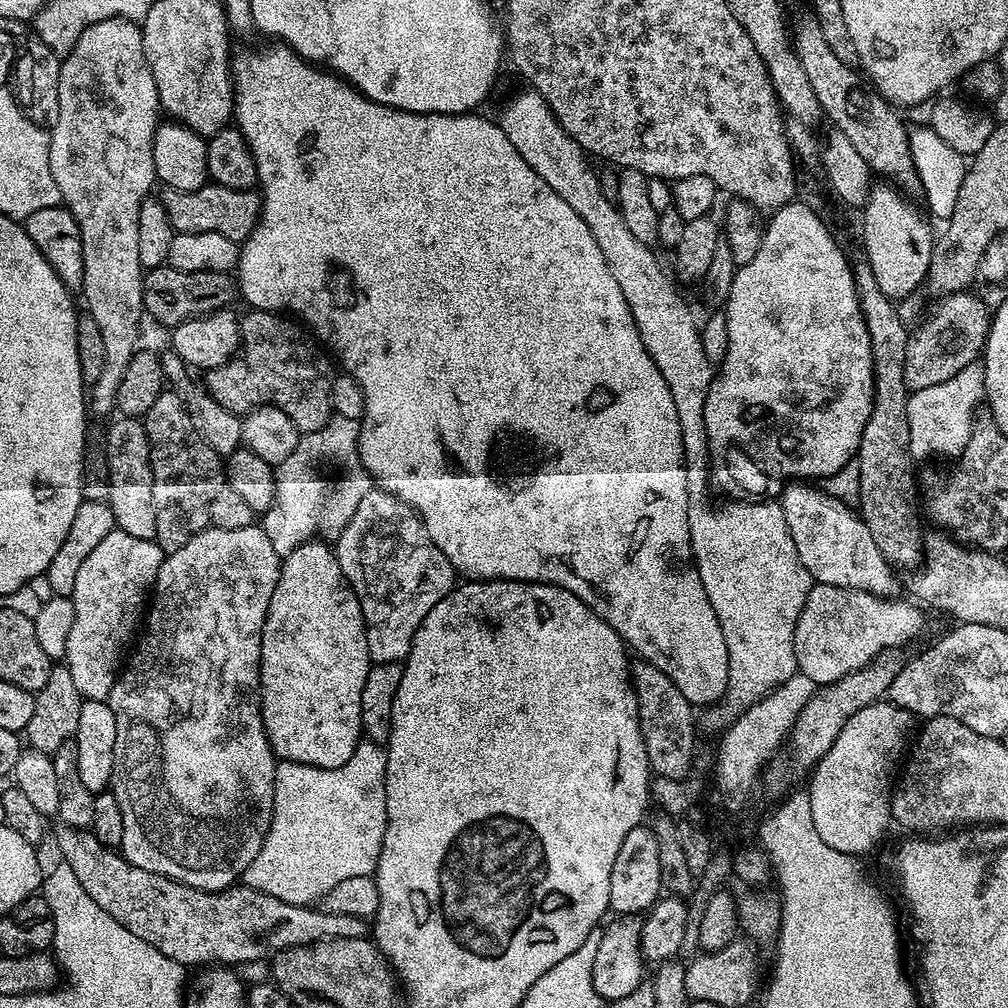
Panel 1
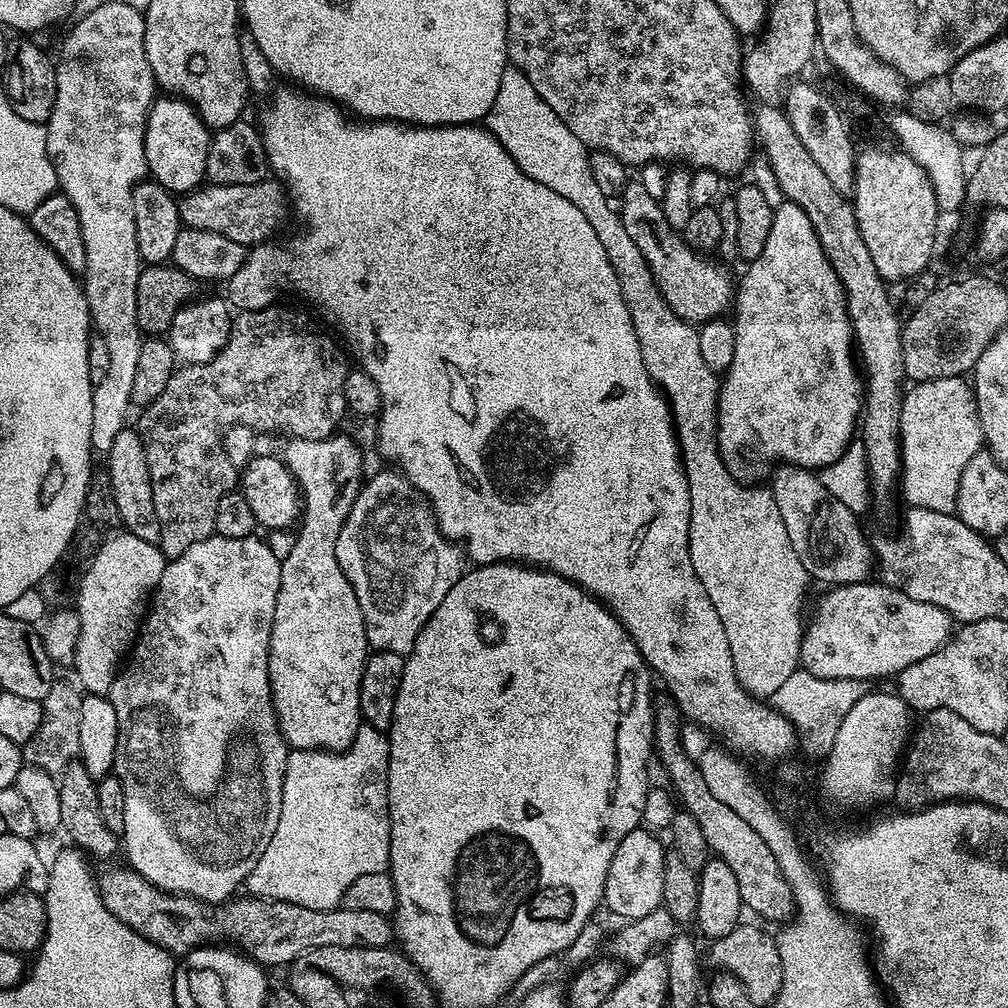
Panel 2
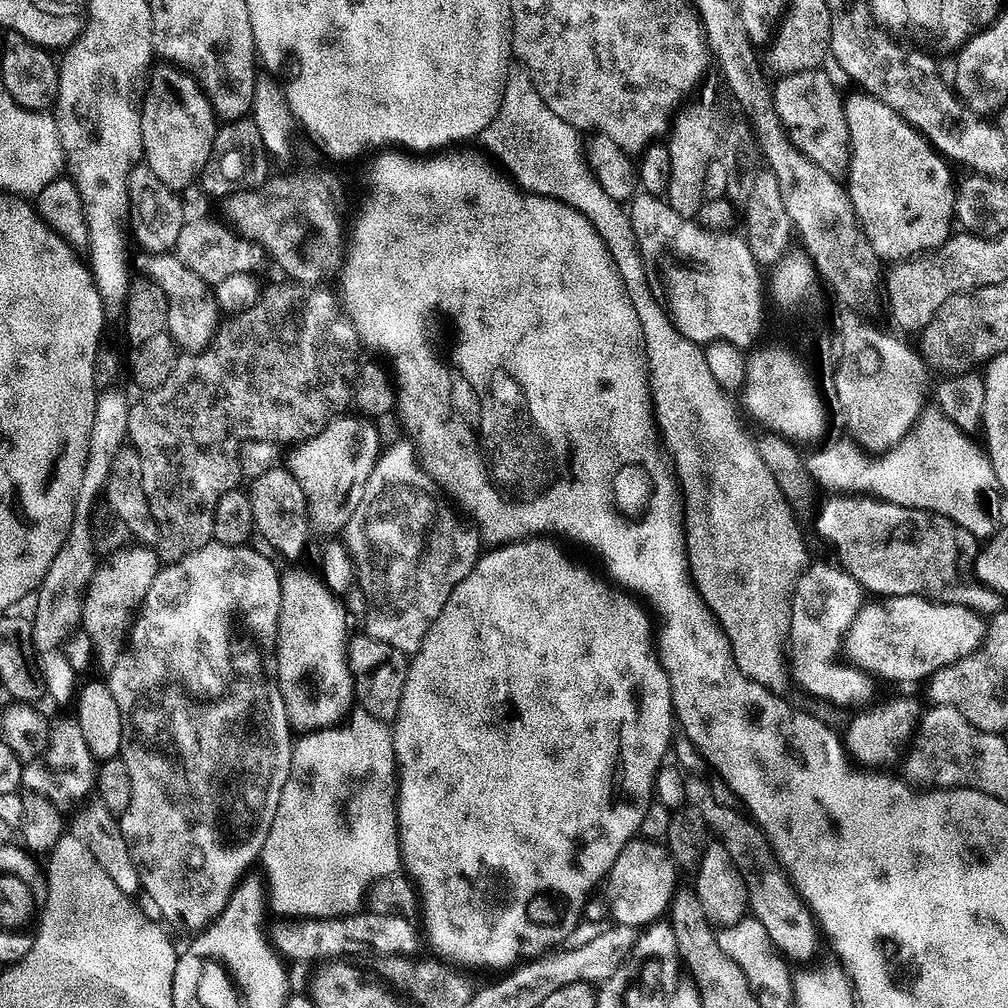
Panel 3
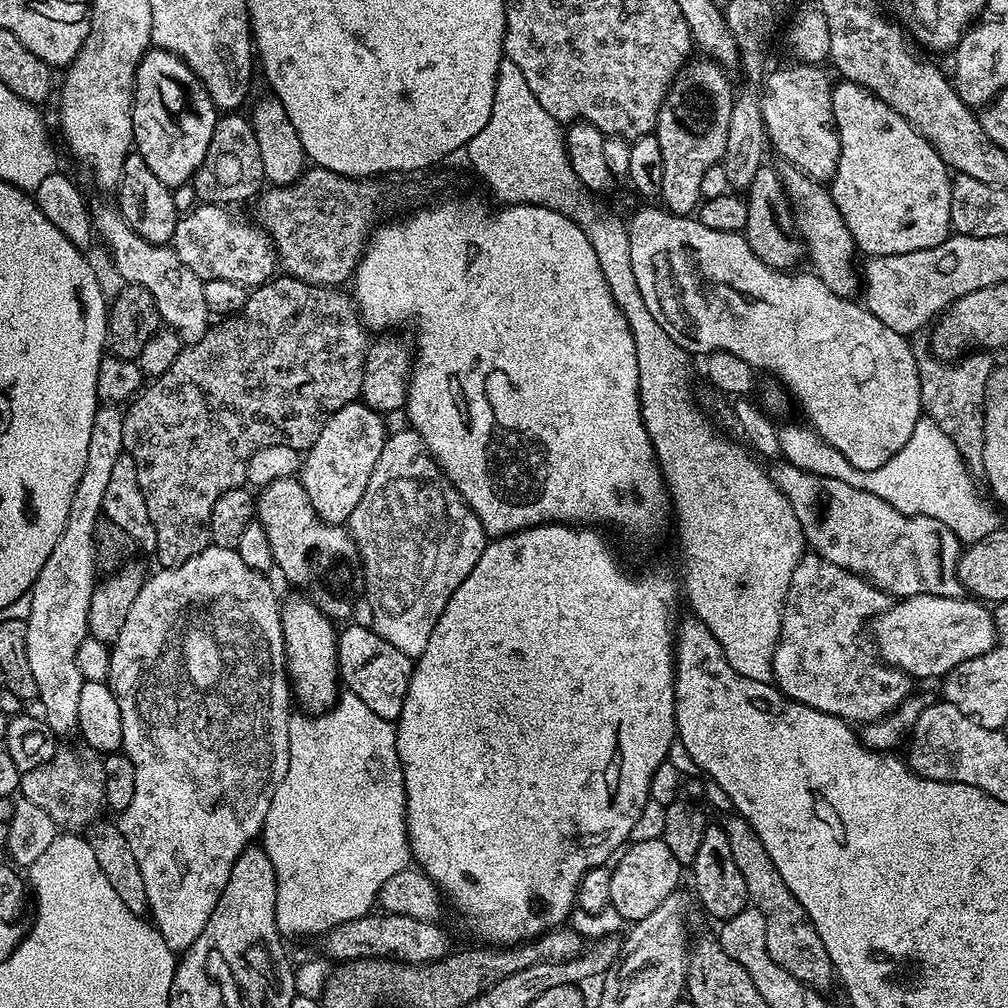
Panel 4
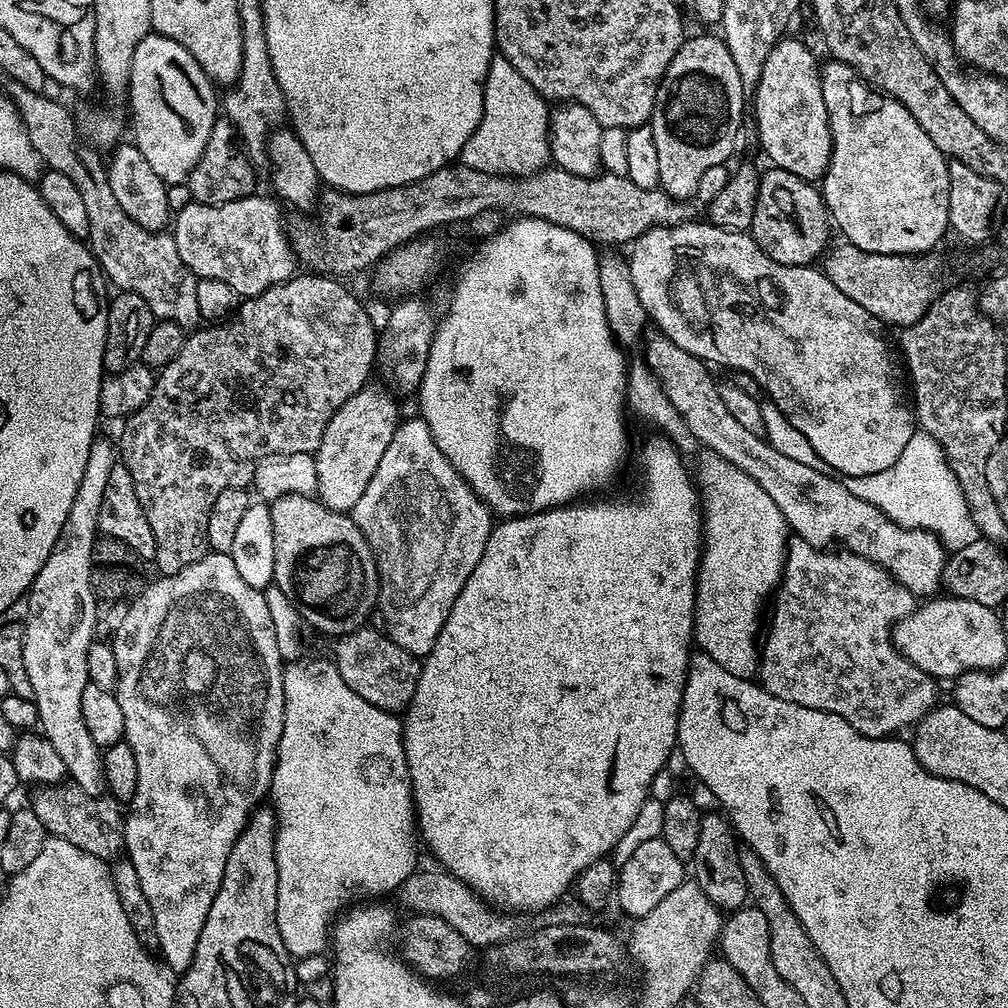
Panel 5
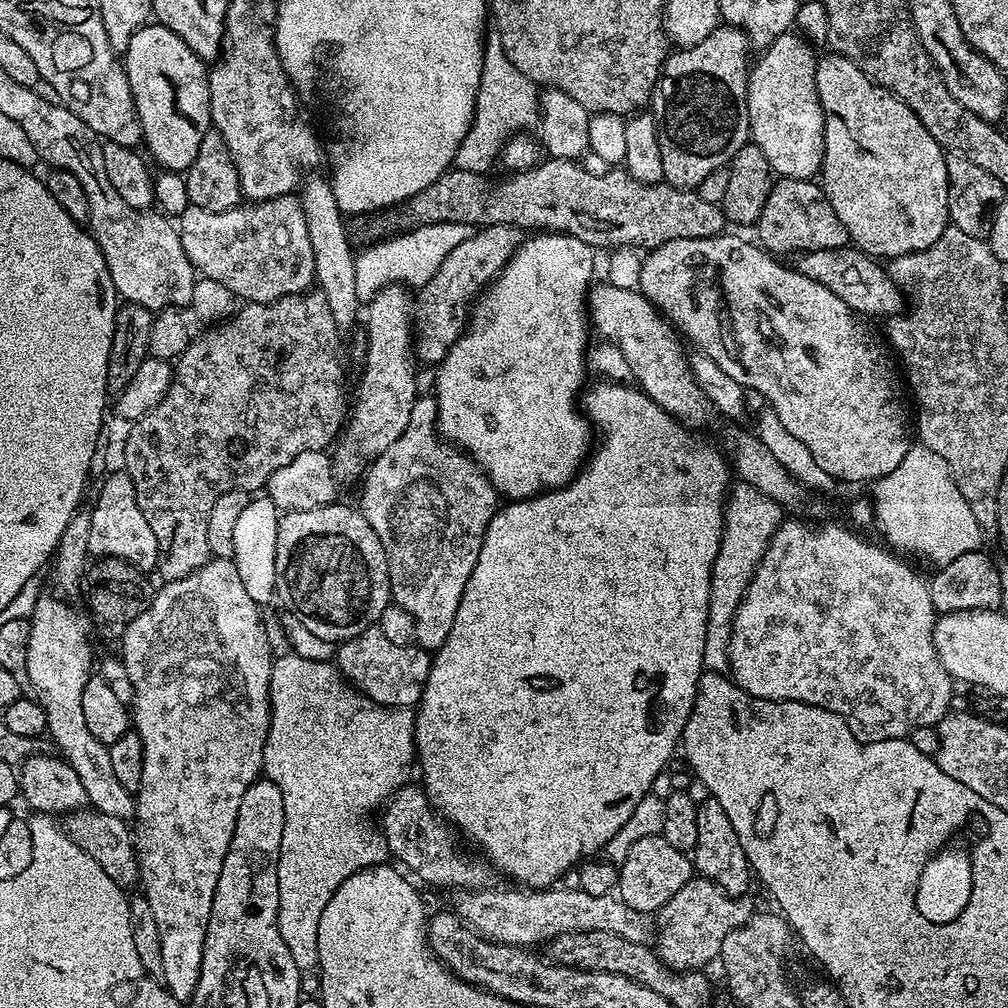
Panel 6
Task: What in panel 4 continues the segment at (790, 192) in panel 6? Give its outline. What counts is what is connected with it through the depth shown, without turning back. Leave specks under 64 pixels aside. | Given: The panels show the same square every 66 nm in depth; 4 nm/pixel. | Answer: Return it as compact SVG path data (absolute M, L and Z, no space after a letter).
M765 166L754 174L754 182L746 189L748 201L748 217L746 226L742 229L742 235L747 240L750 250L766 266L777 270L791 269L791 264L802 260L802 240L798 235L794 205L788 199L783 182L780 181L780 173L774 167Z

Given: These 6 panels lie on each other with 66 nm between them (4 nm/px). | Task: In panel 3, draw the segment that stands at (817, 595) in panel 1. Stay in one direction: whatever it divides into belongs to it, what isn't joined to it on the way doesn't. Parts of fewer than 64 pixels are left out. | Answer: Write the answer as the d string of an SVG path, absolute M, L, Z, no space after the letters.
M889 596L883 602L872 603L876 604L865 603L857 609L856 617L842 637L842 652L848 655L847 663L869 677L881 676L900 684L908 684L911 680L922 682L937 669L972 652L984 639L985 617L961 604L942 604L924 596Z

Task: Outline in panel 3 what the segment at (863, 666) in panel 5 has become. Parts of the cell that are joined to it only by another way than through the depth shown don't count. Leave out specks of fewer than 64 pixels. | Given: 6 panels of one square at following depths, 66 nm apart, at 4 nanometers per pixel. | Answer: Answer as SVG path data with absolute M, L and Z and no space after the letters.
M814 564L805 567L792 595L787 643L787 651L790 653L790 676L802 687L809 688L820 696L837 696L840 700L852 700L859 694L865 677L859 669L843 663L835 664L833 660L841 647L844 633L856 617L857 609L862 606L862 589L860 583L843 568Z

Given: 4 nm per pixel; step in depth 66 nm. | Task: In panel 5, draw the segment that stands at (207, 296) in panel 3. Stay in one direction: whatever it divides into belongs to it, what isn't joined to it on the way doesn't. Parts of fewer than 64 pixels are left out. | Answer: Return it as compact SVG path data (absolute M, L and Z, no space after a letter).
M5 79L3 83L2 92L20 112L31 145L41 155L43 163L53 172L66 174L66 178L78 186L78 194L82 194L86 215L90 218L87 243L111 287L146 298L146 306L150 306L157 320L169 320L185 330L195 329L201 323L198 310L201 289L198 287L198 277L178 254L175 235L168 230L153 232L150 228L144 228L129 218L122 206L118 206L114 190L110 190L105 157L82 135L77 117L75 120L68 113L64 102L51 100L43 92L26 90L22 82Z

